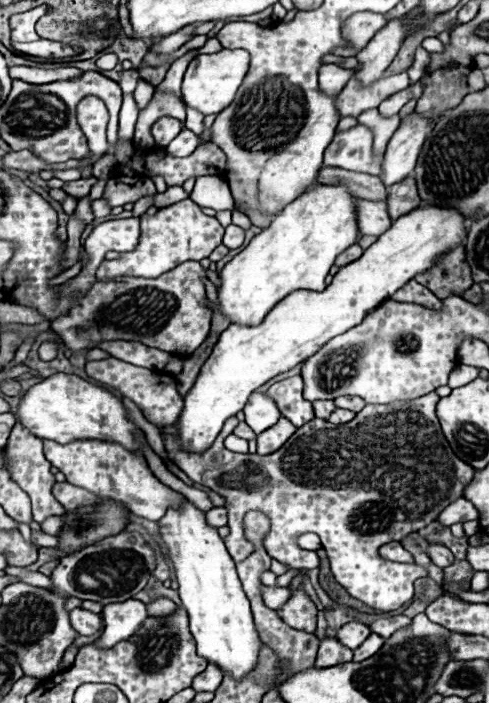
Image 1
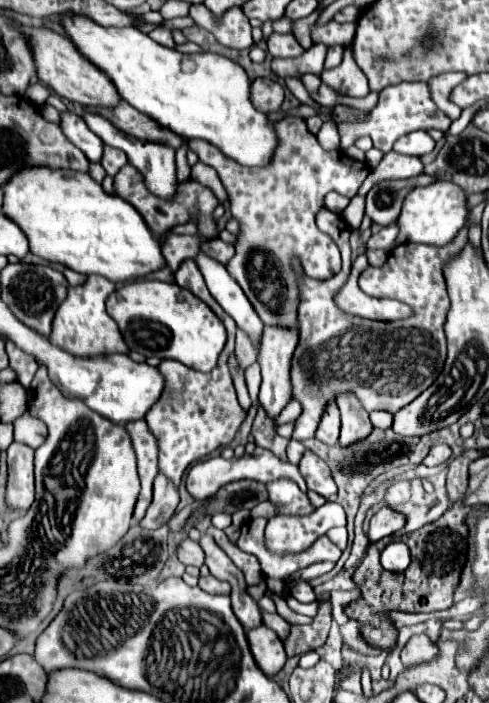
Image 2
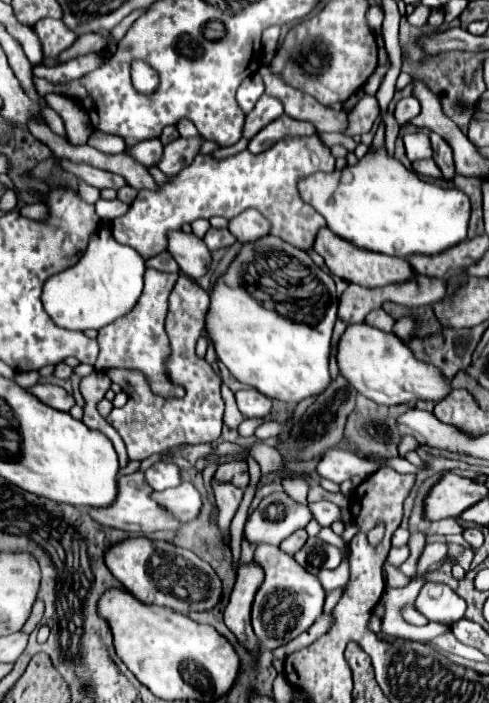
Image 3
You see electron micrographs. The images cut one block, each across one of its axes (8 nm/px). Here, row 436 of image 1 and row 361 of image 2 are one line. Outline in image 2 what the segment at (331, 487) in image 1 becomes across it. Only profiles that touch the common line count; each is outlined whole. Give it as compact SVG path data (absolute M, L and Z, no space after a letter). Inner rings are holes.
M322 208L320 212L318 212L318 216L316 216L316 222L318 222L318 228L324 232L324 234L328 234L332 240L334 240L334 244L340 248L340 252L342 252L342 270L336 274L336 276L332 276L325 281L320 280L312 280L312 278L308 278L308 276L304 276L304 272L302 272L302 268L300 268L300 262L294 258L292 260L292 268L294 268L294 272L298 274L298 292L300 292L300 304L298 304L298 326L300 326L300 342L298 342L298 346L296 346L296 350L294 350L294 354L292 354L292 364L290 364L290 382L292 382L292 400L298 400L300 404L302 404L302 414L294 420L294 434L292 434L292 438L294 440L308 440L308 438L314 438L314 434L316 434L316 428L318 428L318 424L320 424L320 418L322 418L322 412L324 412L324 408L330 404L330 402L336 402L338 400L338 396L342 396L342 394L354 394L358 400L360 400L360 404L362 404L362 408L366 410L366 412L372 412L372 410L386 410L386 412L398 412L400 408L404 408L406 404L410 404L414 398L418 398L436 378L438 378L438 374L442 372L442 366L444 366L444 360L446 360L446 336L444 336L444 322L446 322L446 314L448 314L448 304L450 304L450 300L448 300L448 294L446 294L446 282L444 282L444 274L442 274L442 266L444 266L444 262L448 262L452 256L456 256L456 250L458 248L464 248L464 244L468 242L468 228L463 227L458 234L456 234L456 238L450 242L450 244L446 244L446 246L430 246L430 244L400 244L400 246L396 246L392 252L390 252L390 258L384 262L384 266L380 266L380 268L368 268L366 272L362 272L362 276L359 277L358 284L361 290L364 290L368 296L390 296L390 298L396 298L396 300L400 300L400 302L406 302L412 310L414 310L414 316L412 318L406 318L406 320L398 320L398 322L370 322L370 320L364 320L364 318L354 318L354 316L346 314L334 302L334 295L344 286L349 274L350 274L350 244L348 244L348 238L350 238L351 228L344 222L343 218L339 214L334 214L334 212L330 212L330 210L326 210L326 208ZM194 260L184 262L178 268L174 278L176 278L178 286L188 288L194 296L198 296L202 302L206 302L212 308L212 312L222 320L222 324L226 326L226 332L228 332L228 340L226 340L226 346L218 358L218 364L208 374L194 372L192 368L188 368L176 360L162 360L162 364L158 366L166 378L164 398L158 400L150 408L150 412L146 414L146 422L158 440L160 470L178 486L184 470L192 462L202 460L204 456L208 456L210 452L214 452L220 446L232 444L236 432L240 430L240 426L246 418L246 410L238 402L236 390L232 378L230 378L229 367L226 366L226 360L235 350L236 322L212 298L212 294L206 288L206 282L198 270L198 264Z

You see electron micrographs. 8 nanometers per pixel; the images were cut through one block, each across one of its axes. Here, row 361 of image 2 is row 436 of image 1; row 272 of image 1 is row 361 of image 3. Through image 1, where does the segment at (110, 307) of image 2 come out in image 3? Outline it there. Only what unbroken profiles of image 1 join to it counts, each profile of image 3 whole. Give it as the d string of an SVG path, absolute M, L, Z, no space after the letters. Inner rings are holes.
M350 324L344 330L344 334L340 336L340 342L338 342L336 360L338 360L340 374L348 380L348 384L352 384L352 388L358 394L366 396L368 400L372 400L376 404L392 406L392 404L406 404L406 402L416 402L416 400L438 402L438 400L442 400L442 396L448 396L448 390L452 390L446 380L440 380L440 374L430 364L426 366L420 360L416 360L412 356L412 350L400 338L396 338L392 332L382 332L368 324Z

